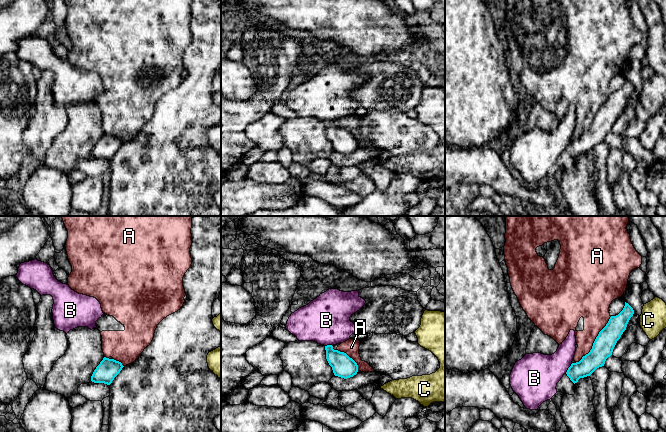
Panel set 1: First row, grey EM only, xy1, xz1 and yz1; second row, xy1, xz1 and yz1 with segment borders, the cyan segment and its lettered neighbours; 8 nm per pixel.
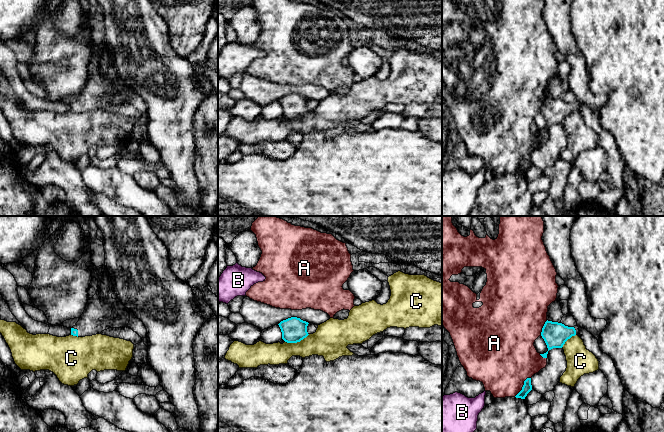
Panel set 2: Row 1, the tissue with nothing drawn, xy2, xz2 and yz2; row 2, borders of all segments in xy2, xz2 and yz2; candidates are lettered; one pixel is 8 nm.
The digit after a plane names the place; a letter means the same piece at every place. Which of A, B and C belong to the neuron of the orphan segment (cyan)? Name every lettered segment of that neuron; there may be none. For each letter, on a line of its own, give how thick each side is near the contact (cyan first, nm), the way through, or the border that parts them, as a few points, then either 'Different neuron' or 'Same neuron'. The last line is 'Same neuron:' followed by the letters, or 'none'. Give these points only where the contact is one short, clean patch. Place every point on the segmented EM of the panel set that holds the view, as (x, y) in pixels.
A: Thickness 170 nm (cyan) against 220 nm. Different neuron
B: Thickness 150 nm (cyan) against 340 nm. Boundary: yz1 (572, 363), (565, 373). Different neuron
C: Thickness 200 nm (cyan) against 260 nm. Boundary: xz2 (309, 334), (299, 341), (285, 342). Different neuron
Same neuron: none

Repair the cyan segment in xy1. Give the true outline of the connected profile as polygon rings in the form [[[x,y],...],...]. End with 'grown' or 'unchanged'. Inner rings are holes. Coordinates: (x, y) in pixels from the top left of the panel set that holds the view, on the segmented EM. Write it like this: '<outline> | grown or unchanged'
[[[104,357],[94,370],[91,381],[110,385],[123,367],[121,362]]] | unchanged

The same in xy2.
[[[87,262],[86,266],[92,273],[92,279],[96,278],[98,280],[98,289],[96,294],[92,298],[89,298],[86,308],[79,321],[71,328],[71,335],[85,337],[100,334],[102,331],[109,328],[127,327],[130,321],[130,314],[125,310],[122,300],[112,298],[115,291],[105,264],[102,267],[103,274],[101,276],[97,274],[97,267],[94,266],[92,262]]] | grown

